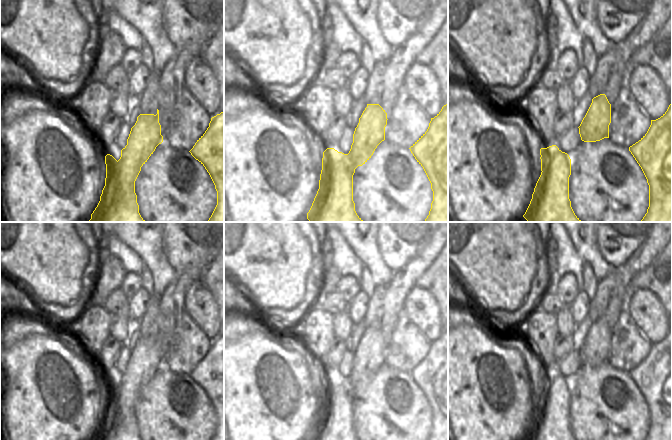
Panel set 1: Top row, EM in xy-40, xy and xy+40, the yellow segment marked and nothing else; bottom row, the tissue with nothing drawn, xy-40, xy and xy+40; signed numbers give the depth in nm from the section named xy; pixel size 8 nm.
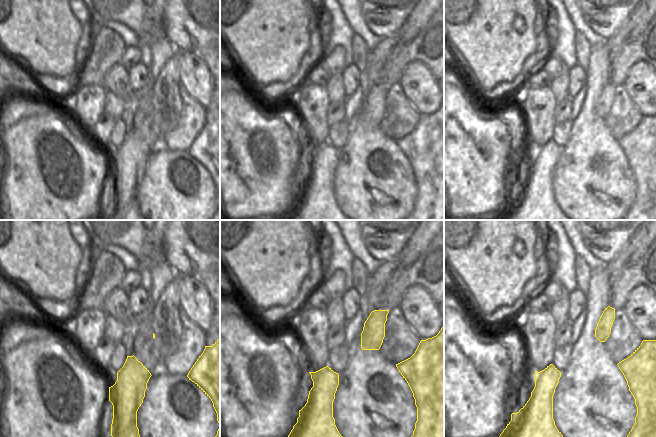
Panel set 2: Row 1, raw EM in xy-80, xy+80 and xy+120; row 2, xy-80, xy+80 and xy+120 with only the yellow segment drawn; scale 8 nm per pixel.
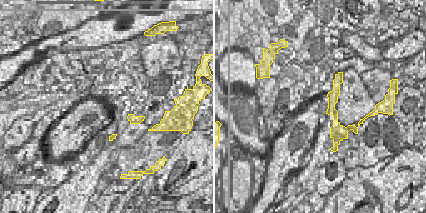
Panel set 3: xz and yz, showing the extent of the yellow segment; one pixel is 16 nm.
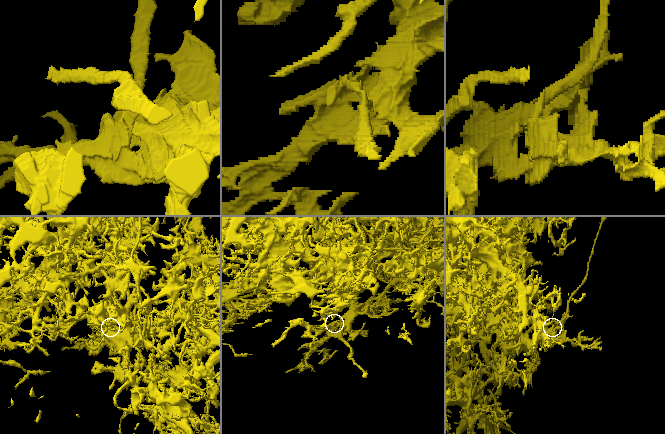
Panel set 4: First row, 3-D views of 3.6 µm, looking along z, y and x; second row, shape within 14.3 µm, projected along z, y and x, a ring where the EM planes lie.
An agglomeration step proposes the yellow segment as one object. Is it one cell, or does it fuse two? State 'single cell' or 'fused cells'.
fused cells

